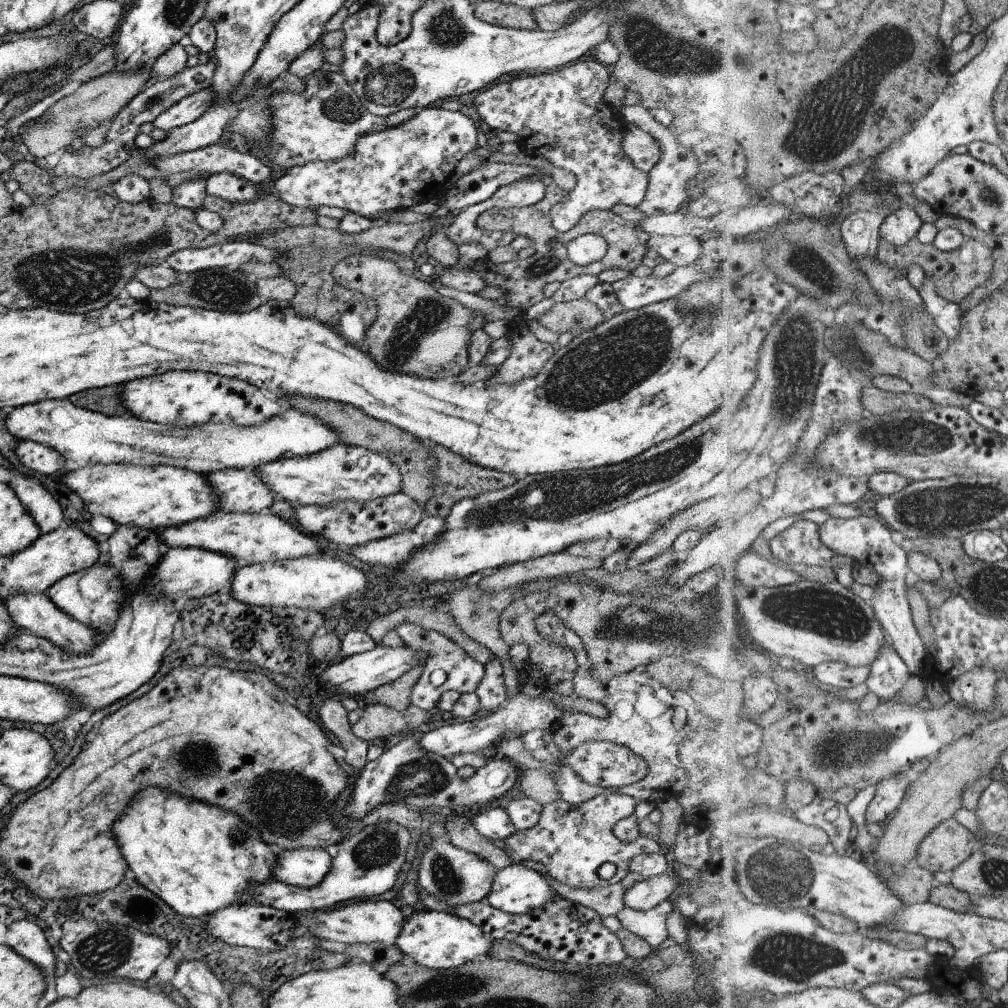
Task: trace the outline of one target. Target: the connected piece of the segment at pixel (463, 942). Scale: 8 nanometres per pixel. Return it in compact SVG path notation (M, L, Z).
M427 908L414 911L405 920L394 941L407 962L415 962L431 970L458 967L475 957L489 954L490 944L491 938L467 919L447 911L431 911Z

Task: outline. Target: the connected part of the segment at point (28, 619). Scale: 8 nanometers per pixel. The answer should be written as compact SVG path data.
M45 592L8 596L5 600L2 600L2 603L15 628L23 629L32 635L48 640L65 652L70 651L76 655L83 655L88 653L98 643L98 634L95 634L96 632L61 612L47 598Z

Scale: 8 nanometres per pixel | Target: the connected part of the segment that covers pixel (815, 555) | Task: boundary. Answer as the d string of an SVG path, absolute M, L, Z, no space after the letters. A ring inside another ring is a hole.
M804 519L781 531L763 550L782 562L807 566L825 567L835 556L835 551L821 542L819 525Z

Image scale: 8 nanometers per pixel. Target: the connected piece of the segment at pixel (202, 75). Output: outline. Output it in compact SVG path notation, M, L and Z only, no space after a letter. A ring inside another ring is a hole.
M207 62L204 65L197 64L191 68L186 66L183 71L174 77L157 80L143 92L137 93L107 124L108 129L105 138L99 146L88 147L87 145L75 144L75 149L63 151L57 164L50 170L53 176L61 176L61 178L72 176L74 180L93 178L96 174L105 174L105 172L109 172L109 170L113 170L113 168L125 162L135 149L133 138L138 134L139 125L152 122L161 111L167 110L184 96L197 92L199 89L210 87L215 65L216 62Z

